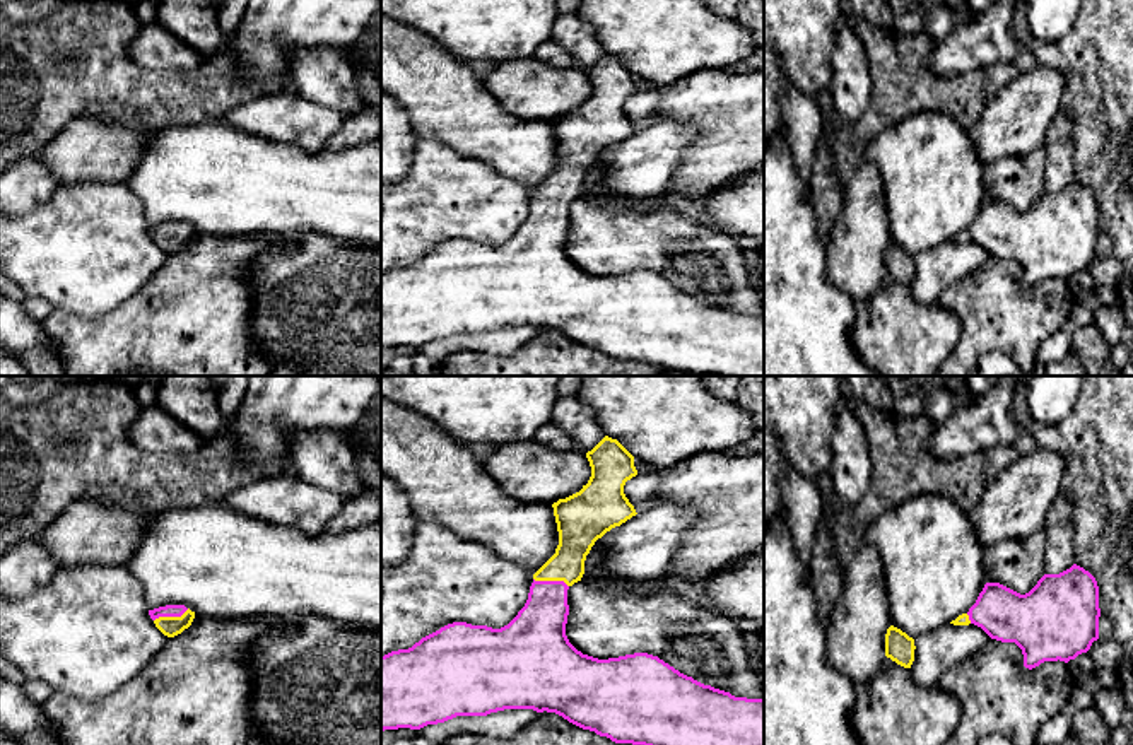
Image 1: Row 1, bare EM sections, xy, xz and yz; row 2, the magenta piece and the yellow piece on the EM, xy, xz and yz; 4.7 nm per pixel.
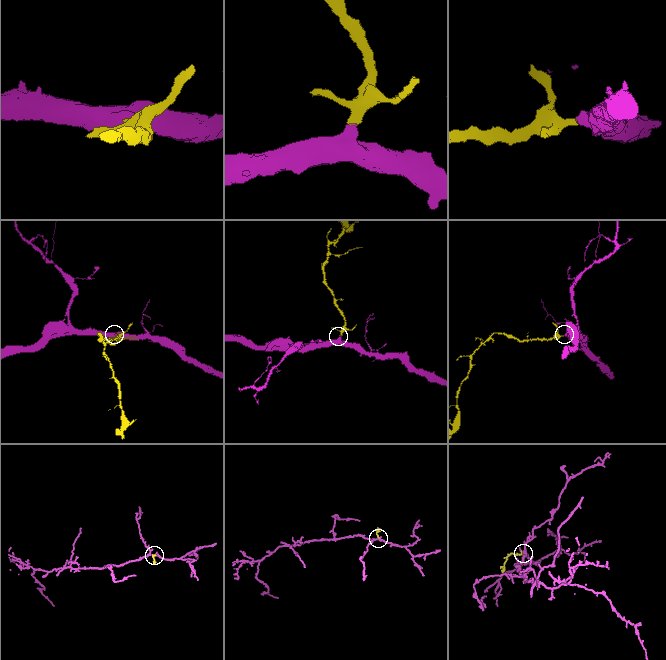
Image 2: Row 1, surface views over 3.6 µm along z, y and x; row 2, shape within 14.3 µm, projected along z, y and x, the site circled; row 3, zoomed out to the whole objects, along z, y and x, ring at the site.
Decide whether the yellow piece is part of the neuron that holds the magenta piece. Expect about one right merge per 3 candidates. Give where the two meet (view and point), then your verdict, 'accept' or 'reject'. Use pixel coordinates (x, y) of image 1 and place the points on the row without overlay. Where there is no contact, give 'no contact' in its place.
contact xz (551, 199); accept

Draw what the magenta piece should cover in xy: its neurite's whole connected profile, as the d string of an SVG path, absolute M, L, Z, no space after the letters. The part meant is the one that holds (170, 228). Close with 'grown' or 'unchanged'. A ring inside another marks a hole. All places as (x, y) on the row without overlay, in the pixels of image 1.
M166 222L149 227L156 244L167 255L174 255L188 246L195 236L195 229L185 222Z | grown

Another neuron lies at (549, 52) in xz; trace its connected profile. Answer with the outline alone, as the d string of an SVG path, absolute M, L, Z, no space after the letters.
M545 41L533 55L533 58L552 67L576 67L572 56L557 46L554 41Z

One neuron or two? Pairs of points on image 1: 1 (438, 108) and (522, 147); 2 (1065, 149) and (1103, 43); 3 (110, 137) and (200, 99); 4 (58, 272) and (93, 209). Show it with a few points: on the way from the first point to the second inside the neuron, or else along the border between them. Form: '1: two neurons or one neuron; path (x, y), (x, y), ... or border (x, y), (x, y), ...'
1: one neuron; path (458, 110), (477, 127), (501, 140)
2: two neurons; border (1063, 110), (1072, 122), (1075, 166)
3: two neurons; border (96, 117), (106, 122), (123, 122), (156, 130)
4: one neuron; path (74, 257), (93, 236), (93, 224)

